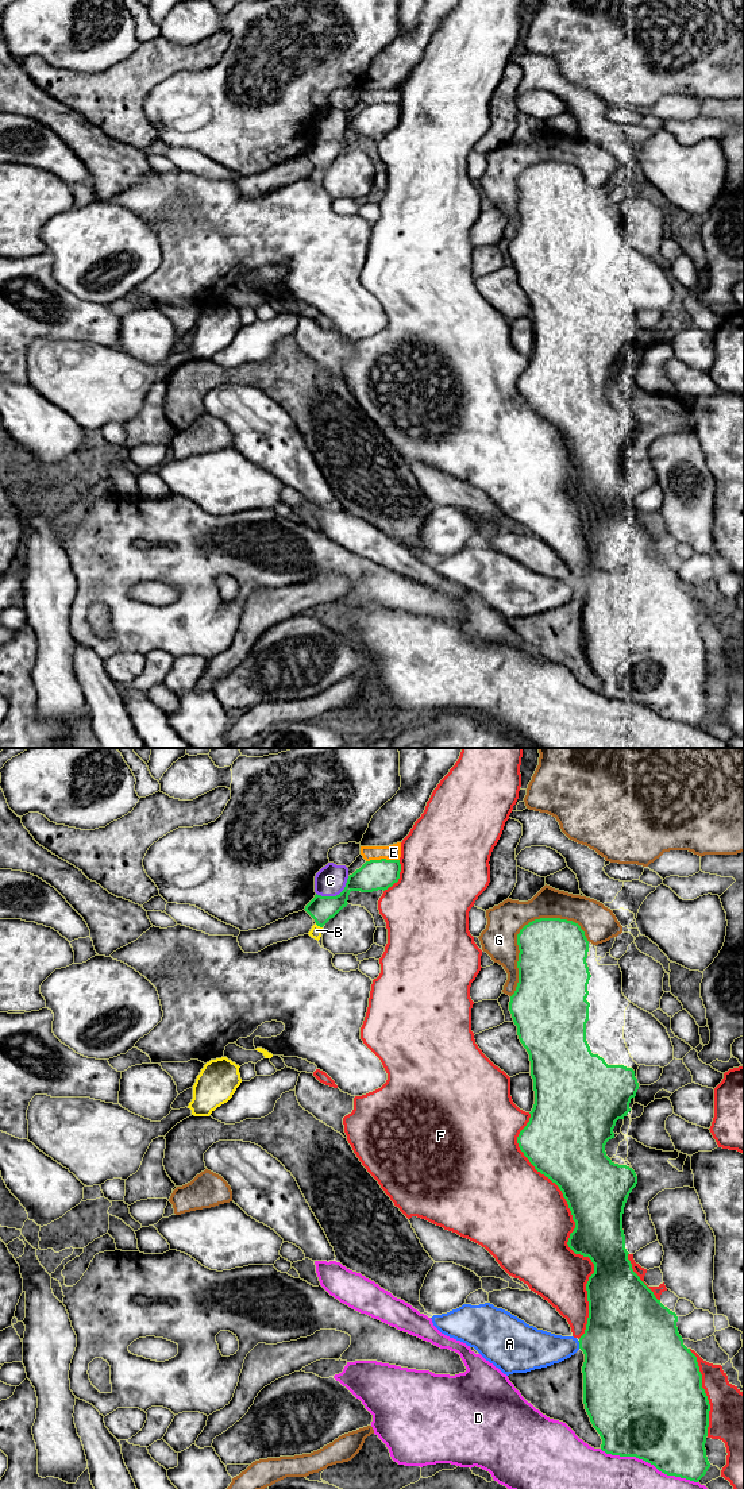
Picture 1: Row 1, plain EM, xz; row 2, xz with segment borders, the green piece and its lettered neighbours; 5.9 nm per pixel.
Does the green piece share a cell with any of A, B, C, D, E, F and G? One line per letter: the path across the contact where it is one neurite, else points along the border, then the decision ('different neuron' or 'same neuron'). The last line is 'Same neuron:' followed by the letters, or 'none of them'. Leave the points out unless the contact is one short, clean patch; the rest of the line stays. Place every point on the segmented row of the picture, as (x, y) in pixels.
A: different neuron
B: across xz (322, 909), (319, 925), (316, 930) | same neuron
C: different neuron
D: different neuron
E: different neuron
F: different neuron
G: different neuron
Same neuron: B

